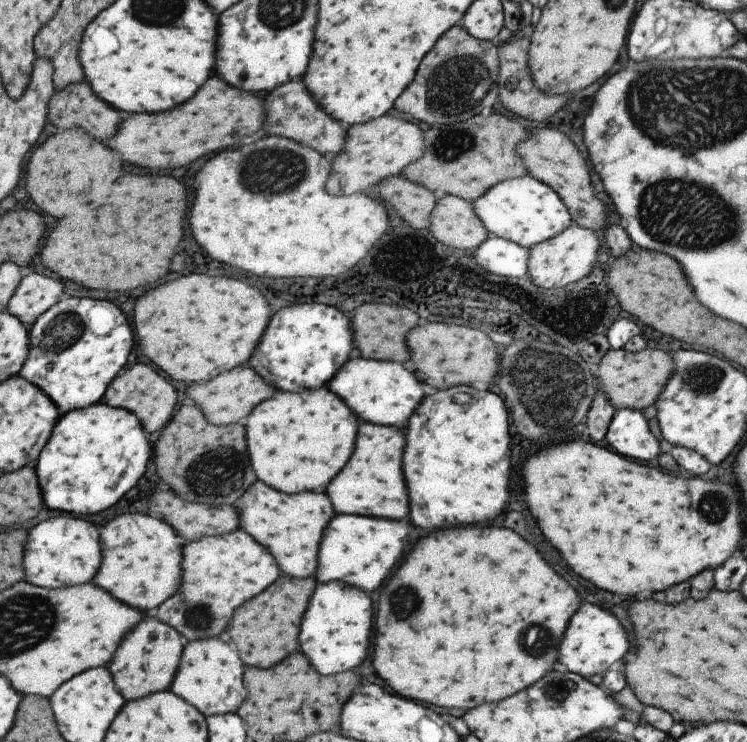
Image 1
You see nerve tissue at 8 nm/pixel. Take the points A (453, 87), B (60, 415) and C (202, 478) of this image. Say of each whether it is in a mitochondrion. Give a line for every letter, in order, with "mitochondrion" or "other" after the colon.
A: mitochondrion
B: other
C: mitochondrion

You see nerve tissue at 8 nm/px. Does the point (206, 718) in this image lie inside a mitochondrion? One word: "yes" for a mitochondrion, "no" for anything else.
no

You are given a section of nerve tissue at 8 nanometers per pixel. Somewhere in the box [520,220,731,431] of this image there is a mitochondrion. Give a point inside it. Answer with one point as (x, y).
(700, 378)

